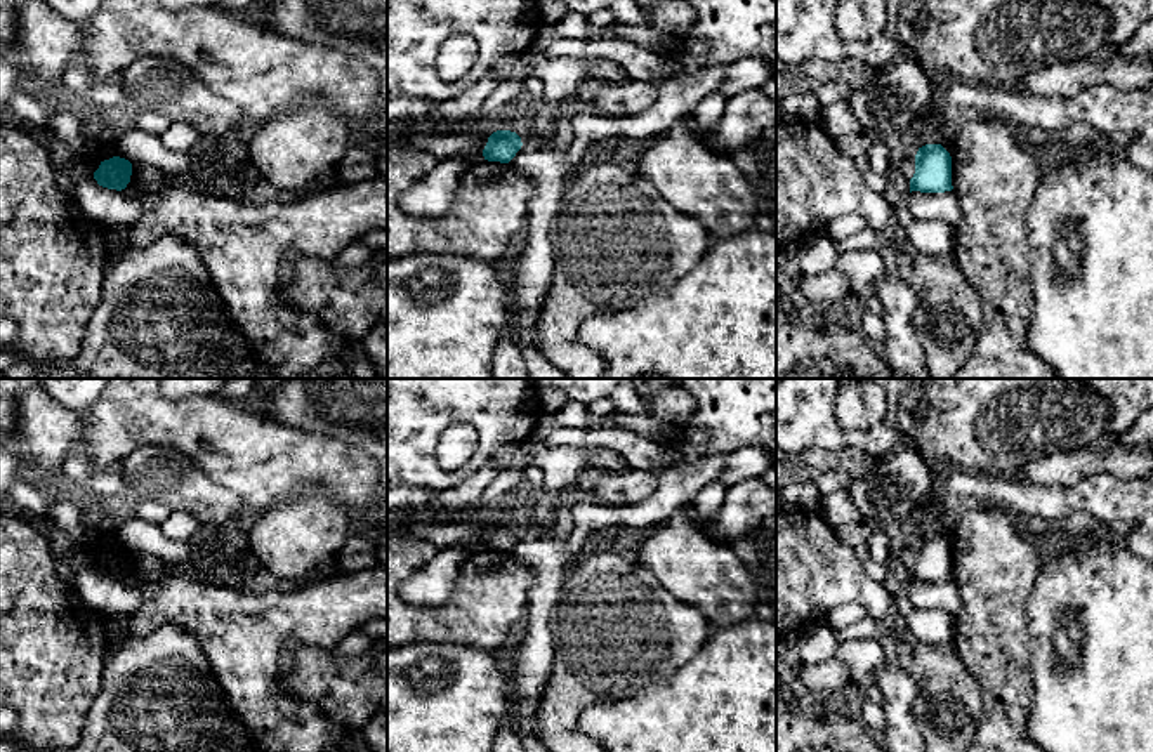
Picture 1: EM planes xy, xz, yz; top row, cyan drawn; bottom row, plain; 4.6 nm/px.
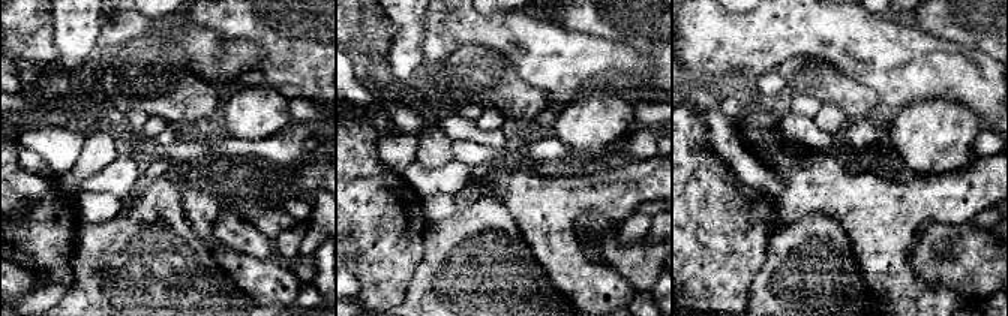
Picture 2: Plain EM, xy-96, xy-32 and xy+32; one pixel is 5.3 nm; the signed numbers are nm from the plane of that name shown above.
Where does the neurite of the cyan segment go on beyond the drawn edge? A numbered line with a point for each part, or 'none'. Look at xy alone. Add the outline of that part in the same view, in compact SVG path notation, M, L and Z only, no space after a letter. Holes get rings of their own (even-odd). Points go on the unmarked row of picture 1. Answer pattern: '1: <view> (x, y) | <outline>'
none

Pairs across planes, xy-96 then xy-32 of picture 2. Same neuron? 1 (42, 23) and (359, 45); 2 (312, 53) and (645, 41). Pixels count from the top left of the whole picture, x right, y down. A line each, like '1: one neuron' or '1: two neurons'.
1: one neuron
2: one neuron

